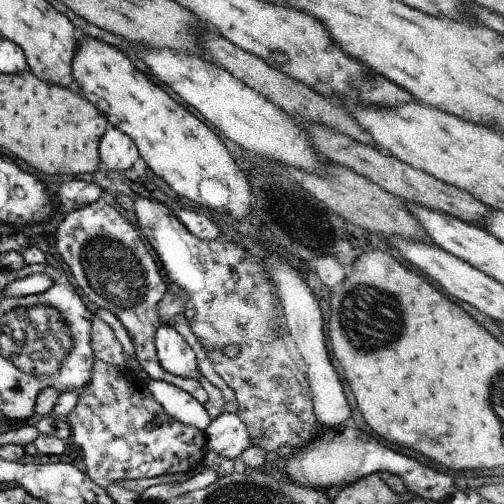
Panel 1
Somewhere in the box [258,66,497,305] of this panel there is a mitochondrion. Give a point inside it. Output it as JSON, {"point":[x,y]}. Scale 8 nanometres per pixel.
{"point":[368,78]}

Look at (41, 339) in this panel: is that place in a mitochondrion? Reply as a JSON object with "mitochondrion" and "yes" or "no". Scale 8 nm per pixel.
{"mitochondrion":"yes"}

